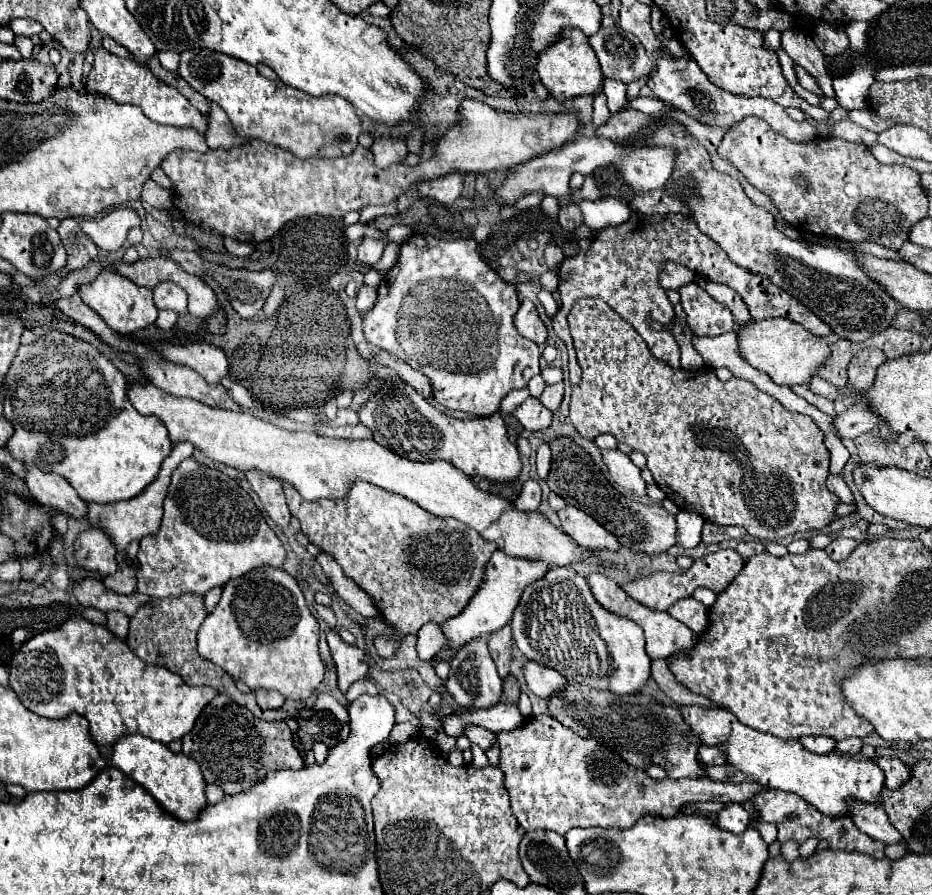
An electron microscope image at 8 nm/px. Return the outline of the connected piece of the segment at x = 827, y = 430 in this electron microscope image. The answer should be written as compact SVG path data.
M824 413L824 419L818 423L818 427L822 429L822 433L824 433L824 443L826 443L828 451L830 451L830 473L836 475L836 473L840 473L840 471L844 469L844 465L846 465L850 453L848 453L848 449L842 445L842 441L840 441L840 437L838 437L838 433L836 433L836 429L834 429L832 423L834 423L832 417L828 417L828 415Z

